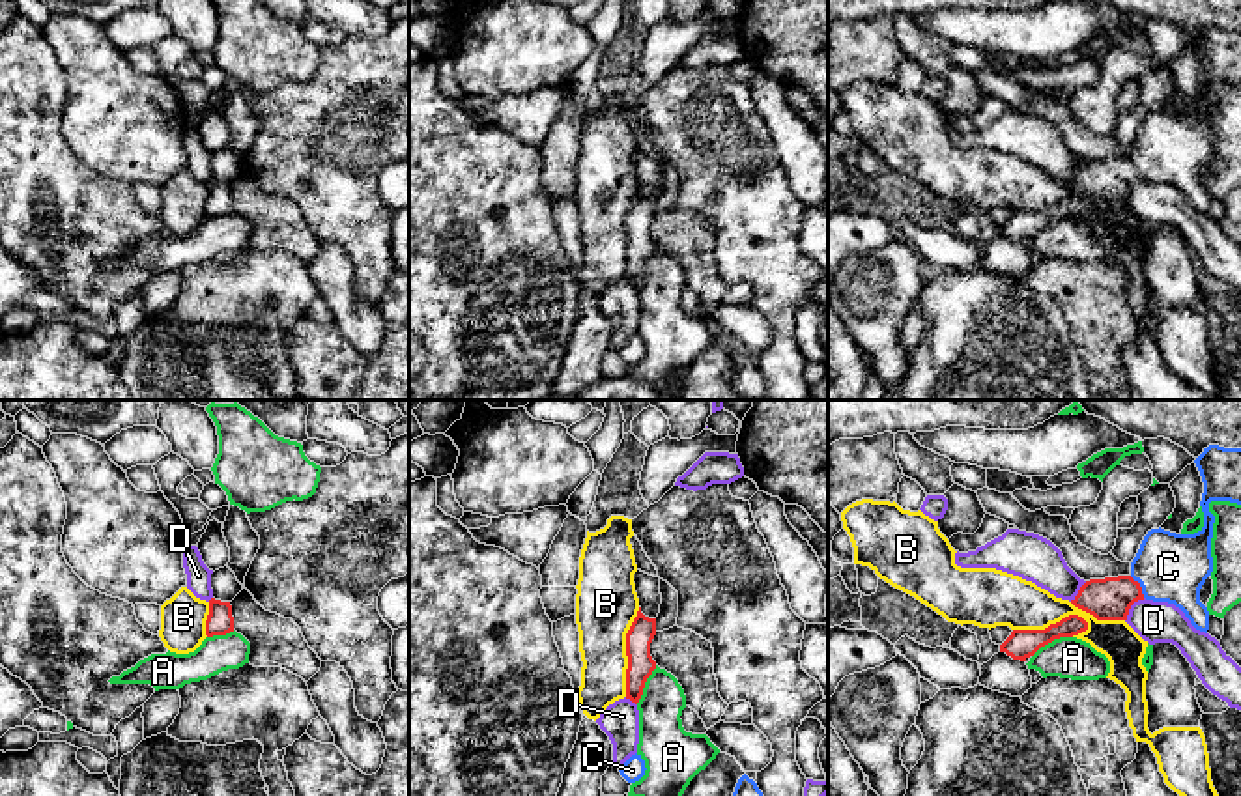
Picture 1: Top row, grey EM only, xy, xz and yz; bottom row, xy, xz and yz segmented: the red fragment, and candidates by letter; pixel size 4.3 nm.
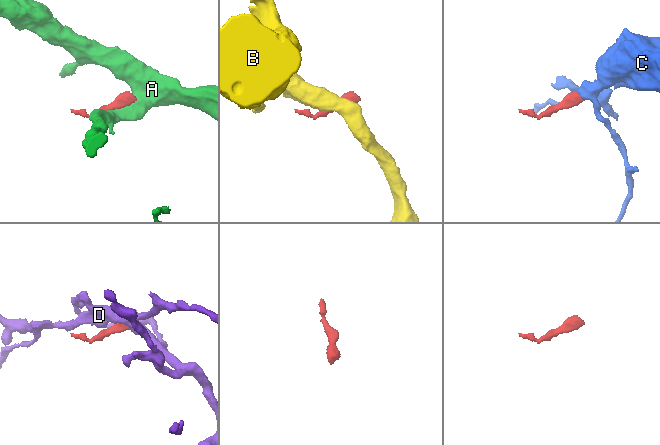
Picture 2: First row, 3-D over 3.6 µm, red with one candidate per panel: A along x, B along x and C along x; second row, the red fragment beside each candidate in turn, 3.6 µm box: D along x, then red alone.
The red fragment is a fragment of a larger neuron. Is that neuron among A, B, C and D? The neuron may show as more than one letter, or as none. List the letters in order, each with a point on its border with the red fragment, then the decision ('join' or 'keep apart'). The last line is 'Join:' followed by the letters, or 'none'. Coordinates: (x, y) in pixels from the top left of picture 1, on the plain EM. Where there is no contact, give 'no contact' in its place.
A: yz (1051, 223) | keep apart
B: yz (1051, 206) | keep apart
C: yz (1139, 167) | join
D: yz (1129, 189) | keep apart
Join: C

